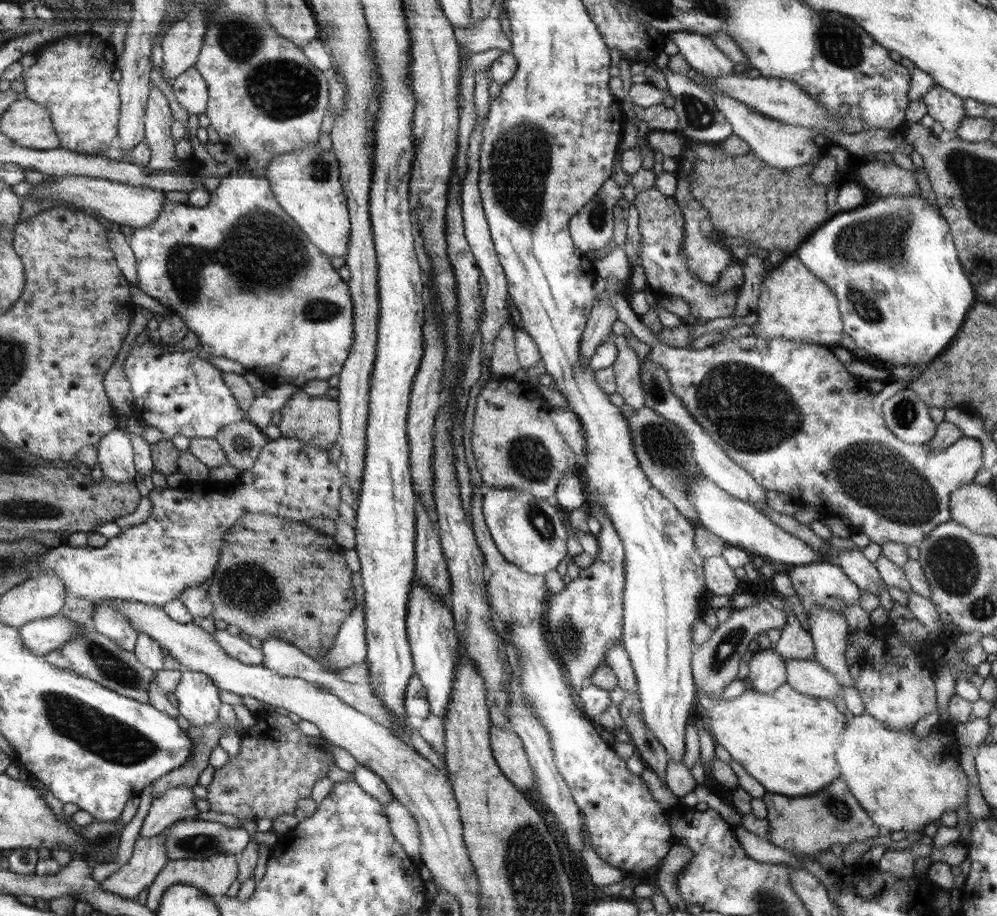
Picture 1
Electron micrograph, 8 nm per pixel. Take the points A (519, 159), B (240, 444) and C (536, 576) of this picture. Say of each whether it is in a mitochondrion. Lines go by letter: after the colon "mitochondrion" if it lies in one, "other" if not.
A: mitochondrion
B: mitochondrion
C: other

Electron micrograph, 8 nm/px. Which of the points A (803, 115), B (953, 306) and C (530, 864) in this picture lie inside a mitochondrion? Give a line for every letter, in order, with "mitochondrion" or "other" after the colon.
A: other
B: other
C: mitochondrion

